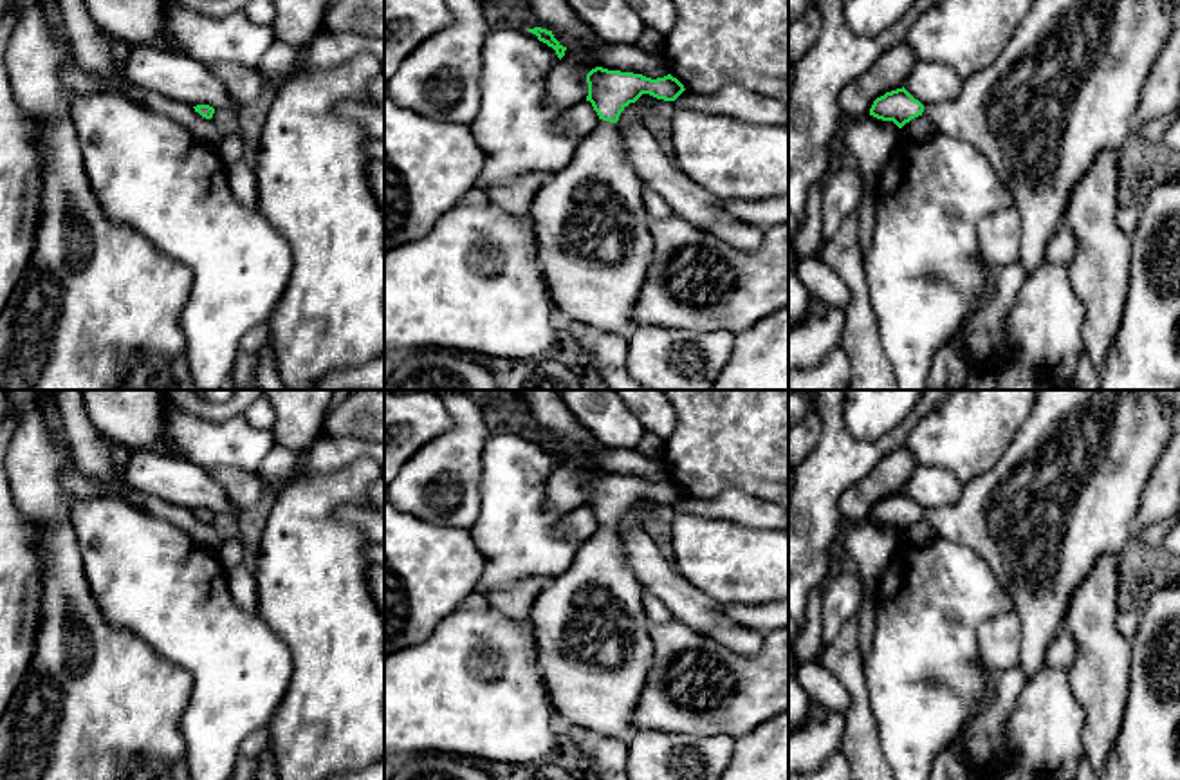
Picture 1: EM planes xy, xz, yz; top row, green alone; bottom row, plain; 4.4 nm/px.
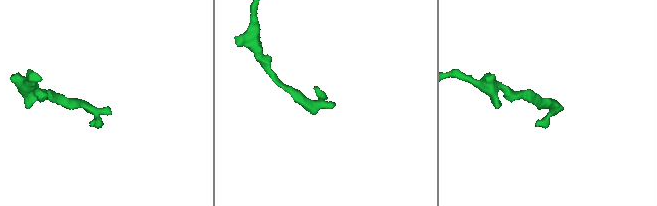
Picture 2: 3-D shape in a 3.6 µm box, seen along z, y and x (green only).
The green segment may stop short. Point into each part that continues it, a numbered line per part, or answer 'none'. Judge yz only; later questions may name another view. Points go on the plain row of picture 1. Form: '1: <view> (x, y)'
1: yz (1069, 488)

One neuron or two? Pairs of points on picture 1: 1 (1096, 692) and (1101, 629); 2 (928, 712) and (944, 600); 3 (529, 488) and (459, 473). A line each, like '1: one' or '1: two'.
1: one
2: one
3: two

